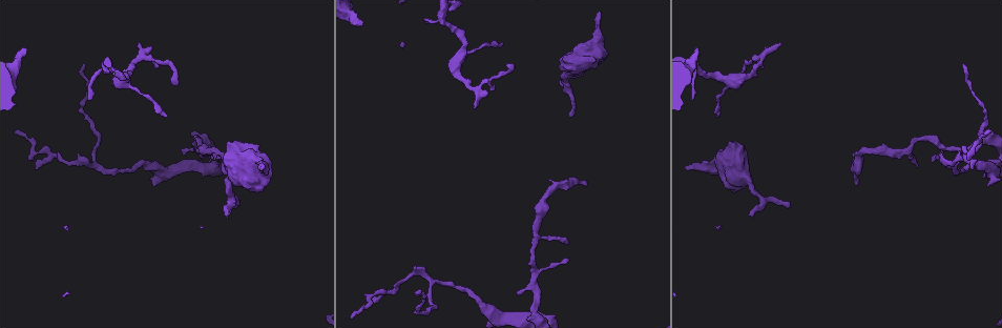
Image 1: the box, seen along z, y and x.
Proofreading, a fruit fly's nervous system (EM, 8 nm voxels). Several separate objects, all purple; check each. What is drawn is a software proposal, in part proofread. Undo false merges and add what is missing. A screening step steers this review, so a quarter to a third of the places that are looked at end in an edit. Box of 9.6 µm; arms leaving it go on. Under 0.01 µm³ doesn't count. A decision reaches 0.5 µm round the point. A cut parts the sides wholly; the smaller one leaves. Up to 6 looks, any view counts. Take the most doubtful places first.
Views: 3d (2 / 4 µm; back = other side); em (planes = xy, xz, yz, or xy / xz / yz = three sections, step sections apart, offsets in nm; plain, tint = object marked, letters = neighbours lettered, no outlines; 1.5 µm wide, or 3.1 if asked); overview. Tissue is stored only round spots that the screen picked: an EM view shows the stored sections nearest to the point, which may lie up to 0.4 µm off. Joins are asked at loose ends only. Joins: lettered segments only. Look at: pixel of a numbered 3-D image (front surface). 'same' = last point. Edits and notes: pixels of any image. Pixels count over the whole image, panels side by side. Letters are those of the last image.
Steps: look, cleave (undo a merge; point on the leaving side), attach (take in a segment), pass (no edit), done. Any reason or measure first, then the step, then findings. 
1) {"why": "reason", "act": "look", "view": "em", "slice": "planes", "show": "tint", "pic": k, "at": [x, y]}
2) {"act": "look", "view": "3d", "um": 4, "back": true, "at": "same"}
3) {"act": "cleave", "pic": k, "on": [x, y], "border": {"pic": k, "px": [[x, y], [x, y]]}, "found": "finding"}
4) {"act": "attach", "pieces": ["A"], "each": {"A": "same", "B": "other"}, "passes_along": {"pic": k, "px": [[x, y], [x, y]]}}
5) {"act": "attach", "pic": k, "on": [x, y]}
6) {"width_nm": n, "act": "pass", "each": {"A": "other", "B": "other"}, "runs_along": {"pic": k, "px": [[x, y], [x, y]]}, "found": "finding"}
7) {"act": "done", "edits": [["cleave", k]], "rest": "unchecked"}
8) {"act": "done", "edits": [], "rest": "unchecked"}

{"why": "long arm stops here", "act": "look", "view": "3d", "um": 4, "pic": 1, "at": [698, 48]}

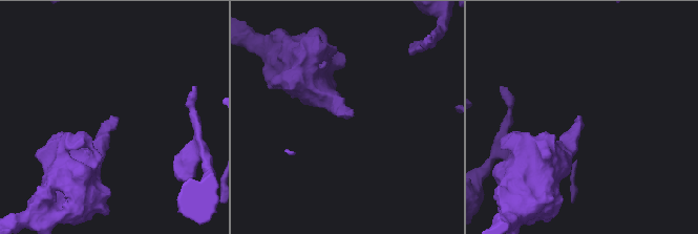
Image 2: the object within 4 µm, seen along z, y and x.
{"why": "need the tissue", "act": "look", "view": "em", "slice": "xy", "step": 8, "show": "letters", "pic": 2, "at": [349, 118]}

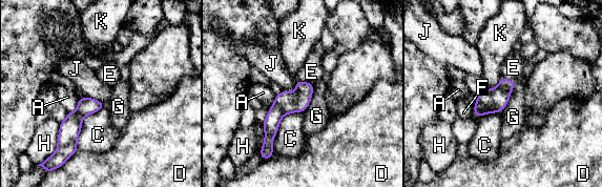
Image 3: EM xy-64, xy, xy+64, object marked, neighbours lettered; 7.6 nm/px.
{"width_nm": 160, "act": "pass", "each": {"A": "other", "C": "other", "D": "other", "E": "other", "F": "other", "G": "other", "H": "other", "J": "other", "K": "other"}, "runs_along": {"pic": 3, "px": [[310, 86], [273, 118], [268, 145]]}, "found": "none of them fits"}

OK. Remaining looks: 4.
{"why": "thin end", "act": "look", "view": "3d", "um": 4, "pic": 1, "at": [567, 260]}

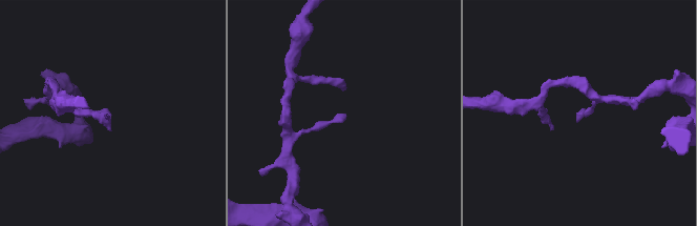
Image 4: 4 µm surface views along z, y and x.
{"why": "shape alone is not enough", "act": "look", "view": "em", "slice": "planes", "show": "letters", "pic": 4, "at": [579, 113]}

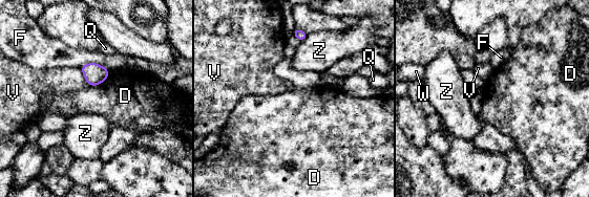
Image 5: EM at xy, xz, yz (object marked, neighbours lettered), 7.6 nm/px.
{"longest_contact_nm": ["F", 220], "act": "pass", "each": {"D": "other", "F": "other", "Q": "other", "V": "other", "W": "other", "Z": "other"}, "border": {"pic": 5, "px": [[80, 67], [98, 63], [108, 69]]}, "found": "none of them fits"}

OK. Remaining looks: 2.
{"why": "branch point", "act": "look", "view": "em", "slice": "planes", "show": "letters", "pic": 1, "at": [478, 86]}

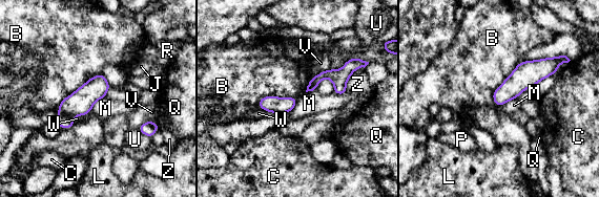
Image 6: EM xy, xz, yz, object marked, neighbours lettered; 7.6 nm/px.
{"act": "pass", "each": {"B": "other", "C": "other", "J": "other", "L": "other", "M": "other", "P": "other", "Q": "other", "R": "other", "U": "other", "V": "other", "W": "other", "Z": "other"}, "border": {"pic": 6, "px": [[101, 73], [89, 78], [57, 107]]}, "found": "one neuron here"}

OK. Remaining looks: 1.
{"act": "done", "edits": [], "rest": "unchecked"}

